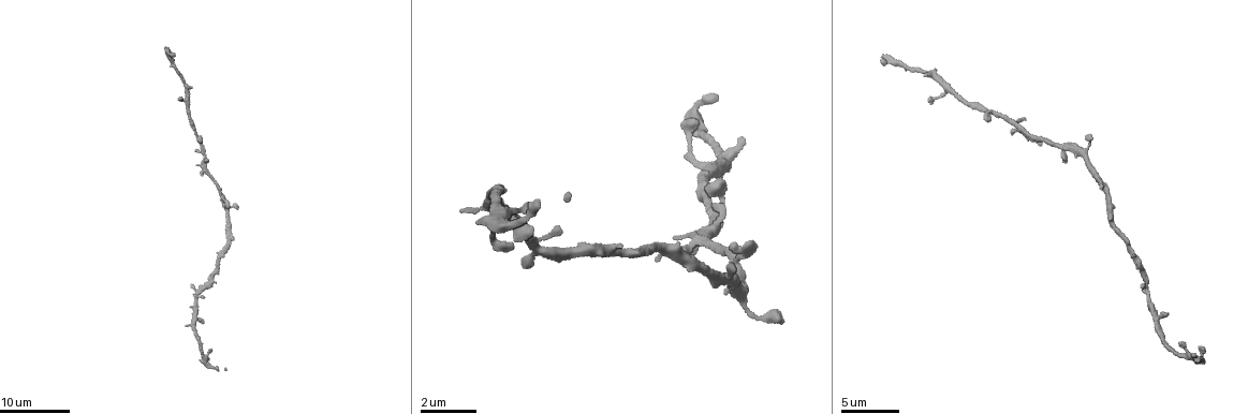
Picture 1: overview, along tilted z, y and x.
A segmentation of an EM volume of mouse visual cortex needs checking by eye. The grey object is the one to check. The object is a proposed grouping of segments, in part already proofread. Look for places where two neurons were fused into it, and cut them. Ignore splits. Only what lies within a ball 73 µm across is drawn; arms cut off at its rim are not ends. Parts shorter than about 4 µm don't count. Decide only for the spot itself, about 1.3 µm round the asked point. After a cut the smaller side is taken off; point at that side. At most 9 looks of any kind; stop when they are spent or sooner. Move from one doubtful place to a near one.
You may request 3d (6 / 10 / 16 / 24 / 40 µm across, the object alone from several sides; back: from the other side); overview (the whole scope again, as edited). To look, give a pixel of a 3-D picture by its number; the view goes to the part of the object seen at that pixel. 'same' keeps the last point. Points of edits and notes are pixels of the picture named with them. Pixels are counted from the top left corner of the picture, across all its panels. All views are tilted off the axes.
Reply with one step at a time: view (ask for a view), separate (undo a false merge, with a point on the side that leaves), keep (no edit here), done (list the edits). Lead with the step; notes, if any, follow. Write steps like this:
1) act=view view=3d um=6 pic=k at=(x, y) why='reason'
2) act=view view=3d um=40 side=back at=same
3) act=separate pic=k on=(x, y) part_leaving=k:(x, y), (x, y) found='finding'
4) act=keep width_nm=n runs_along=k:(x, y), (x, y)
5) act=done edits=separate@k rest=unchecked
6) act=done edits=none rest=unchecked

act=view view=3d um=16 pic=1 at=(192, 328) why='thick turns thin'

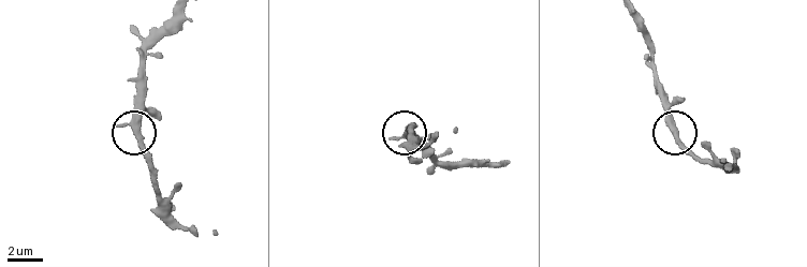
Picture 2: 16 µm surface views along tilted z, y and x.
act=view view=3d um=6 pic=2 at=(136, 127)

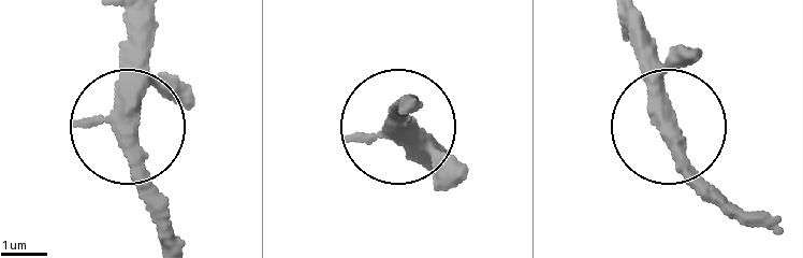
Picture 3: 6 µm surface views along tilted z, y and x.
act=keep arms=3 found='one neuron here'

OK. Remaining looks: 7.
act=view view=3d um=24 pic=1 at=(201, 288) why='sudden change in width'

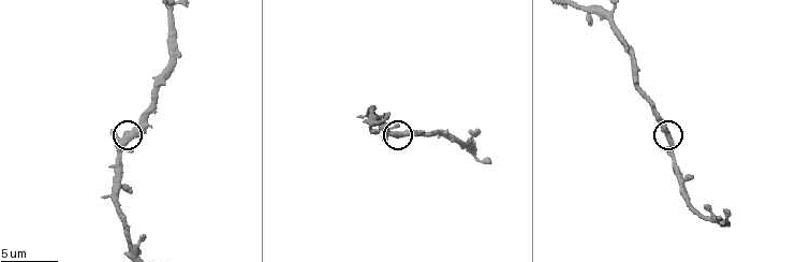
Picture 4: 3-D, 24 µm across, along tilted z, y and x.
act=view view=3d um=6 pic=4 at=(127, 135)

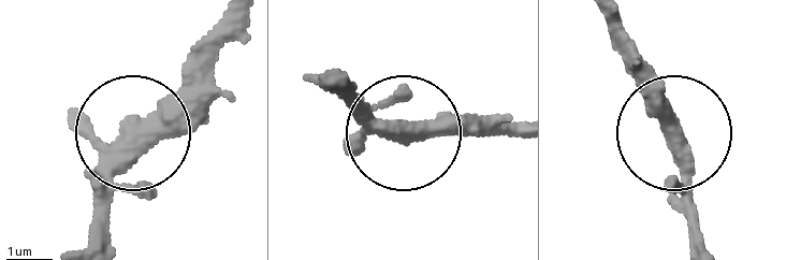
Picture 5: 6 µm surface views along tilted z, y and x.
act=view view=3d um=6 side=back pic=5 at=(673, 138) why='other side'

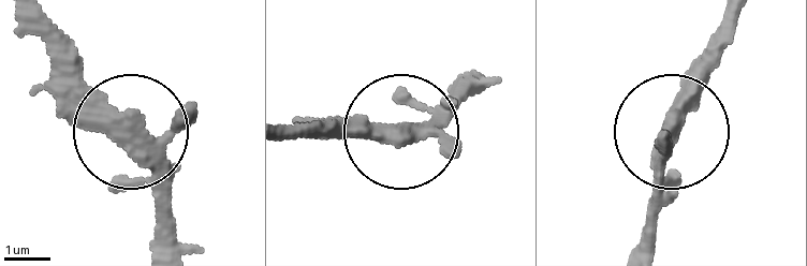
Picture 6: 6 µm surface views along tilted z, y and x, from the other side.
act=keep width_nm=370 found='all the same neuron'

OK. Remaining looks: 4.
act=view view=3d um=24 pic=1 at=(709, 243)

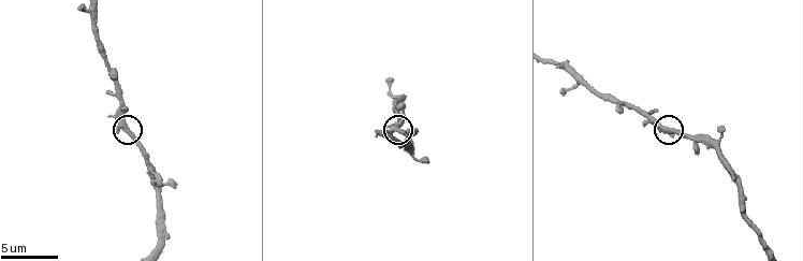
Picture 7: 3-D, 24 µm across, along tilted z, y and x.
act=view view=3d um=10 pic=7 at=(127, 129) why='closer look'

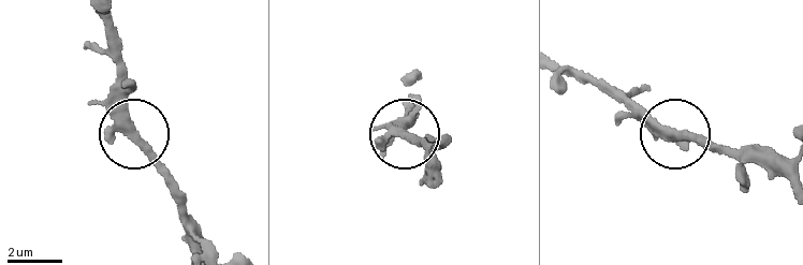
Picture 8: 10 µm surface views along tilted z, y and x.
act=keep width_nm=240 runs_along=8:(790, 181), (670, 128), (612, 87) found='all the same neuron'

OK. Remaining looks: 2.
act=view view=3d um=10 pic=7 at=(106, 65) why='thin neck'

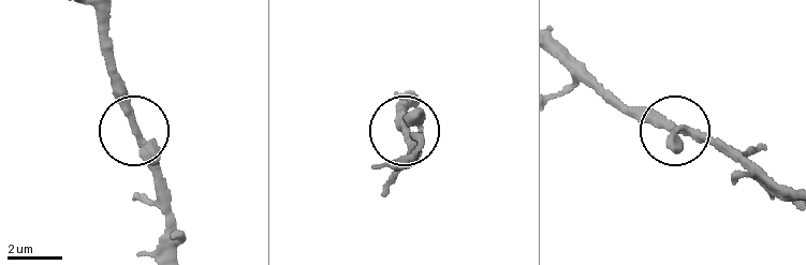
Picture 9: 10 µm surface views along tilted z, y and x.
act=keep runs_along=9:(792, 194), (719, 145), (662, 129), (612, 94) found='continuous, no second neuron'

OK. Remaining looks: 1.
act=done edits=none rest=unchecked

